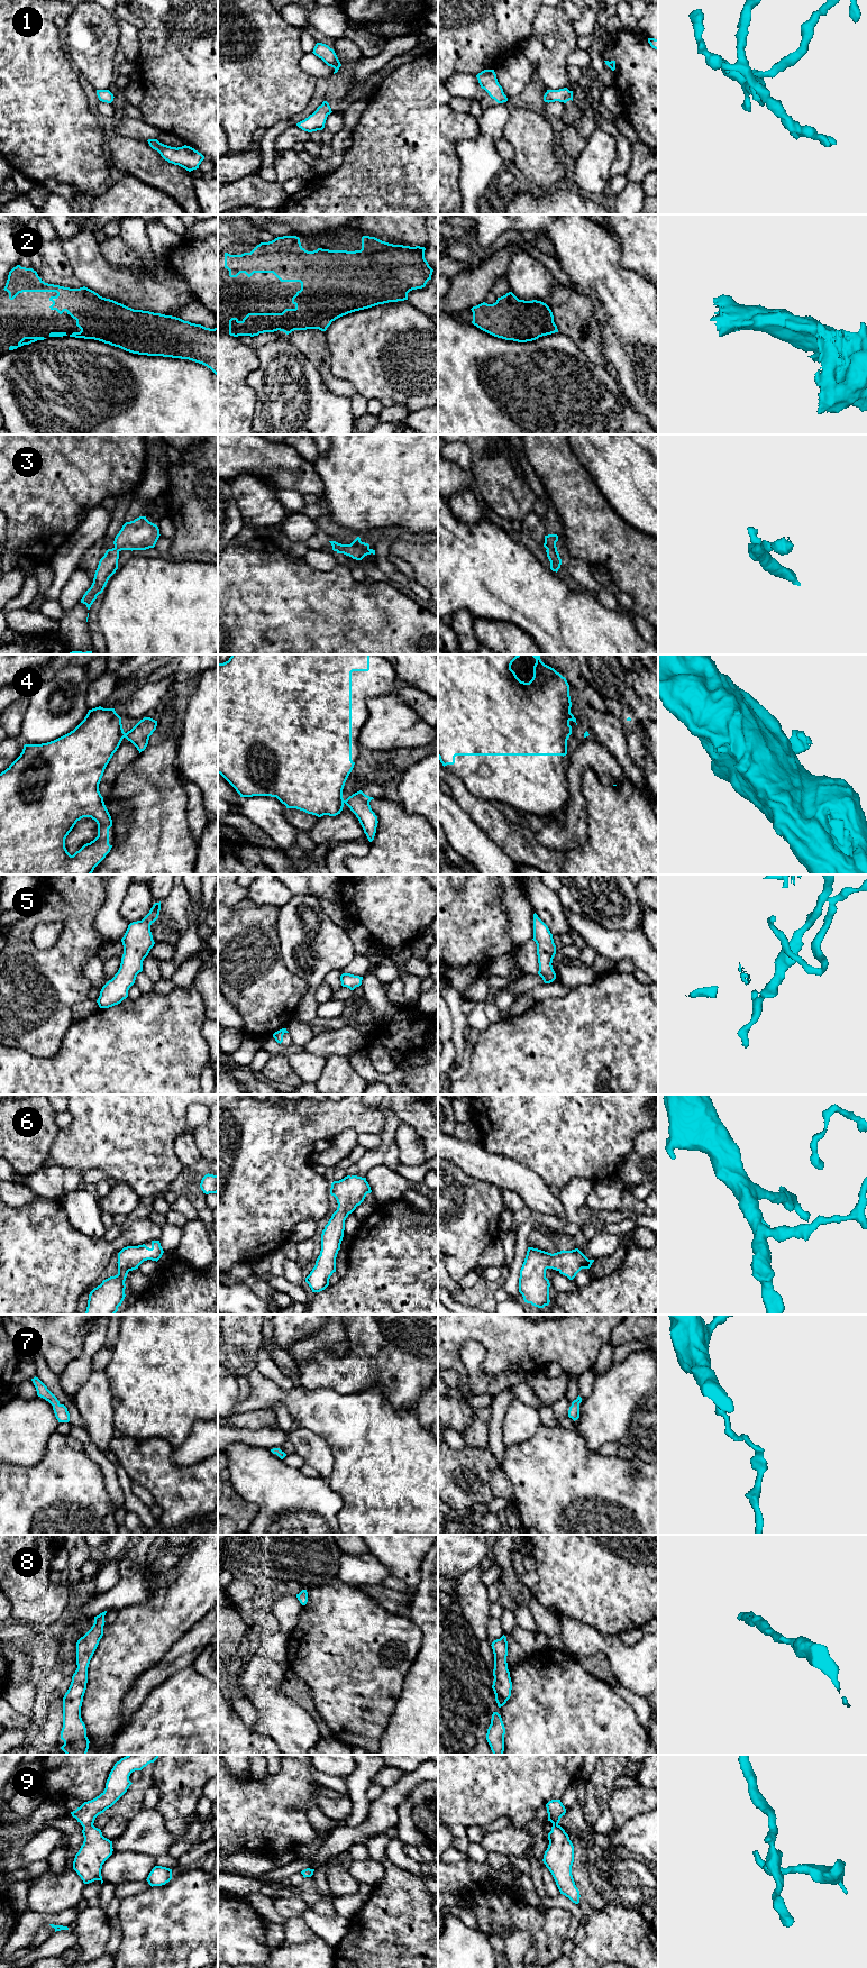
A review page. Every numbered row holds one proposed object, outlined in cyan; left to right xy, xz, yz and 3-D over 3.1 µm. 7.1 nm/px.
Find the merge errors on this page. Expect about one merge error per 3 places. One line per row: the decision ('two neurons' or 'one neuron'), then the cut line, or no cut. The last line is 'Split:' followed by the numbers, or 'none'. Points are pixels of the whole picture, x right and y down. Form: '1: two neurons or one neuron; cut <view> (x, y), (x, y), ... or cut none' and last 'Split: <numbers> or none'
1: one neuron; cut none
2: one neuron; cut none
3: one neuron; cut none
4: two neurons; cut xy (125, 733), (122, 737)
5: one neuron; cut none
6: one neuron; cut none
7: one neuron; cut none
8: one neuron; cut none
9: one neuron; cut none
Split: 4

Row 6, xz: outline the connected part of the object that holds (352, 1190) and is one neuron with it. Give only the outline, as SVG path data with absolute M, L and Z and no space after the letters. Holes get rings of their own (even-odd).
M347 1175L331 1183L330 1194L336 1198L338 1207L322 1230L320 1255L305 1278L312 1292L320 1292L329 1285L329 1279L336 1272L336 1257L344 1237L345 1220L371 1192L366 1178L357 1175Z

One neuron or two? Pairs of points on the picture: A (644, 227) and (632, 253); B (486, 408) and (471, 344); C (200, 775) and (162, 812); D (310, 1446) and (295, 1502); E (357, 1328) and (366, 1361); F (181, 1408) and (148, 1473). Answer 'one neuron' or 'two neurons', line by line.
A: one neuron
B: one neuron
C: two neurons
D: two neurons
E: one neuron
F: two neurons

